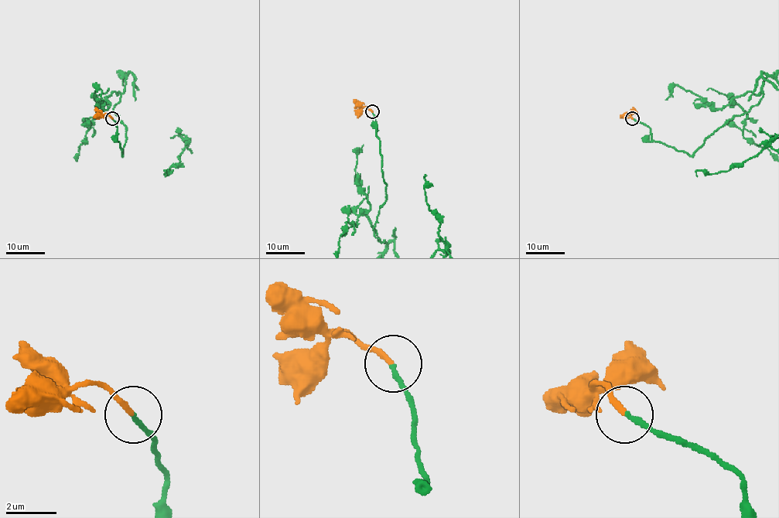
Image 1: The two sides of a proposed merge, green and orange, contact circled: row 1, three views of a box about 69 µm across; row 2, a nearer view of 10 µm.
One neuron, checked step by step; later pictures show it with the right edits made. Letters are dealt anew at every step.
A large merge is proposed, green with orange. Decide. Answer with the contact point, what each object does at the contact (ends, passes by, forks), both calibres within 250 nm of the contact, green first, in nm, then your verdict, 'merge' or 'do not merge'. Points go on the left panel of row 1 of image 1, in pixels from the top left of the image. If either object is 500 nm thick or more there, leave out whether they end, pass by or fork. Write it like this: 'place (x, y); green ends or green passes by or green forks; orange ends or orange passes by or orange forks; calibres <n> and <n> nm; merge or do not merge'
place (112, 118); green ends; orange ends; calibres 190 and 200 nm; merge

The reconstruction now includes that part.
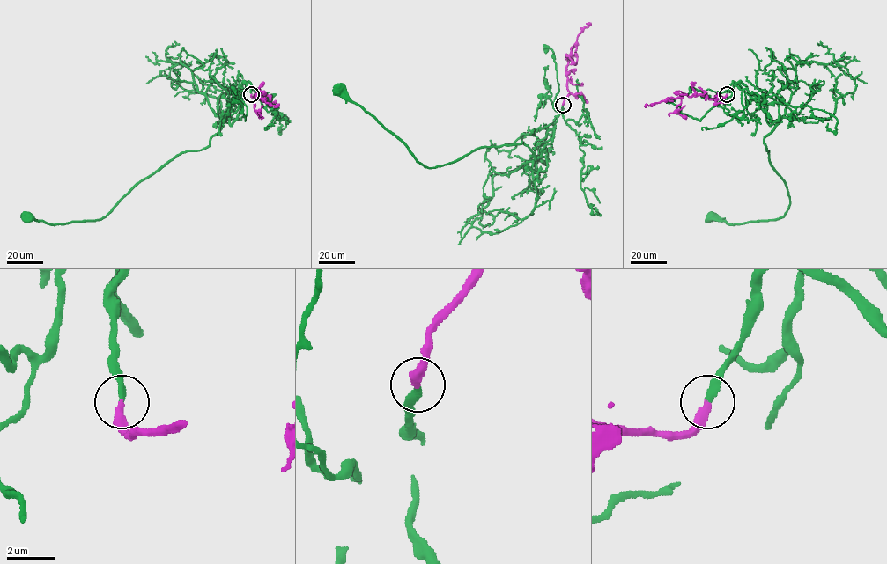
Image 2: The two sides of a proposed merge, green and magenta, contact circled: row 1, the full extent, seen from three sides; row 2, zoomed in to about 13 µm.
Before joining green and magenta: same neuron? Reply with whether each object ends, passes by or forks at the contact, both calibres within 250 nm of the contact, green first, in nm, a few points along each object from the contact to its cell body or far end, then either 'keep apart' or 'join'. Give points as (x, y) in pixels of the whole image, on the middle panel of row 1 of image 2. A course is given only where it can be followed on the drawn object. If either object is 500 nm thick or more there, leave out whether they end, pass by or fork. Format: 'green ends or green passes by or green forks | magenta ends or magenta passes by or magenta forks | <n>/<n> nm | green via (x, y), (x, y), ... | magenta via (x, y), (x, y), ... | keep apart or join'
green ends | magenta ends | 240/360 nm | green via (563, 105), (551, 137), (535, 147), (535, 155), (521, 142), (478, 148), (449, 163), (428, 167), (339, 89) | magenta via (563, 105), (571, 93), (565, 74), (568, 58), (578, 35), (587, 26), (586, 23) | join

